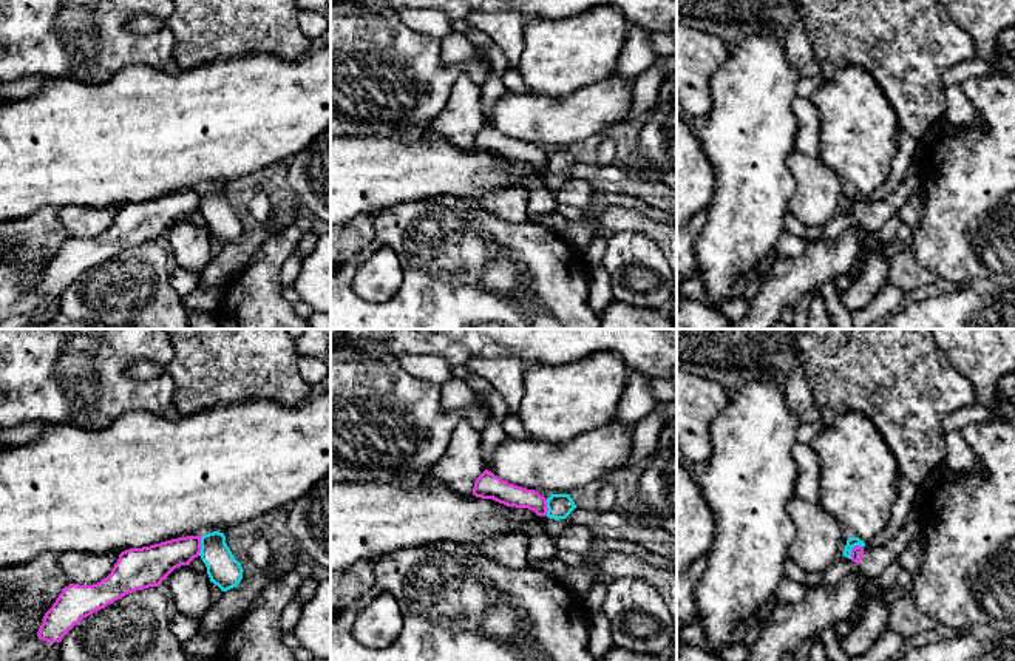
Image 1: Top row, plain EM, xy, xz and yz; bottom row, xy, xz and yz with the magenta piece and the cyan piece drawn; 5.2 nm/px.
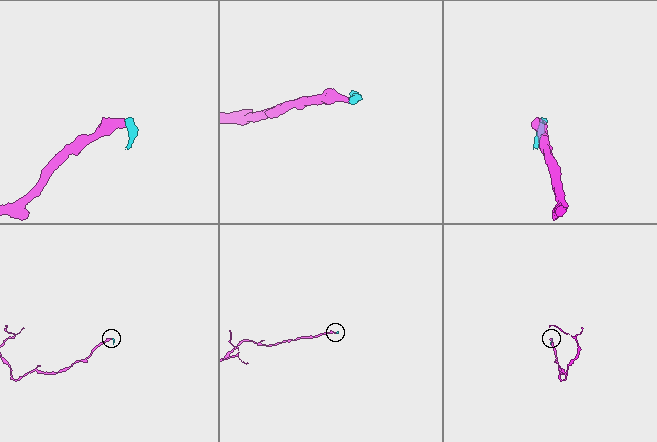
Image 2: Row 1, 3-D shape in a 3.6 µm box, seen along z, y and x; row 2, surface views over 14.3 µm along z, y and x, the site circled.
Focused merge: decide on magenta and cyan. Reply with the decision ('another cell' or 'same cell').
another cell

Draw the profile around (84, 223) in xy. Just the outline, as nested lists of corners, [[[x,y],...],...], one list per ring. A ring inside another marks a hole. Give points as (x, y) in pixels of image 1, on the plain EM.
[[[66,205],[59,208],[59,219],[71,238],[93,239],[105,233],[121,207],[76,207]]]

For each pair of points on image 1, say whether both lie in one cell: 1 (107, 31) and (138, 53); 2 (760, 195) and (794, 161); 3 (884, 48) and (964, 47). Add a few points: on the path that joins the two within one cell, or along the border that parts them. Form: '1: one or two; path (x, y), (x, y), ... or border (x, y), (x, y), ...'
1: one; path (115, 39), (130, 50)
2: two; border (794, 149), (787, 158), (794, 181), (788, 204)
3: one; path (904, 47), (944, 47)

